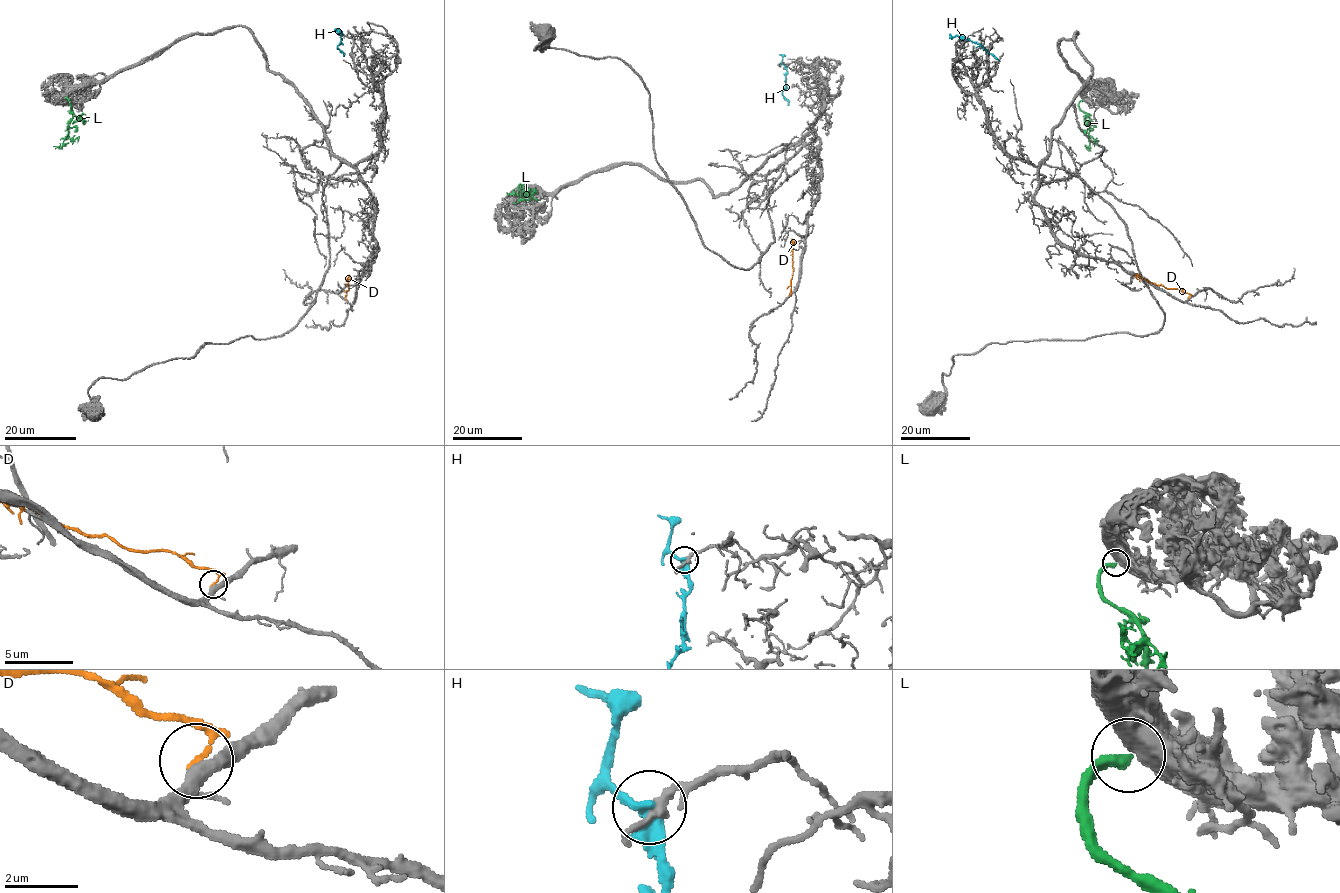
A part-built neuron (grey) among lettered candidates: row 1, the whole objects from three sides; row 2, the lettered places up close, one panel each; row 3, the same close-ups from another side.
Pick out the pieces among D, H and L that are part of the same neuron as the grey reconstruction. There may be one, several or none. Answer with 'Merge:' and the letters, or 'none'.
Merge: none

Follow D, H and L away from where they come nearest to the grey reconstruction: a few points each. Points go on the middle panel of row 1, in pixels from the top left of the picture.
D: (790, 294), (794, 269), (790, 243)
H: (786, 65), (782, 93), (787, 105)
L: (517, 188), (521, 183), (524, 195), (506, 192)

